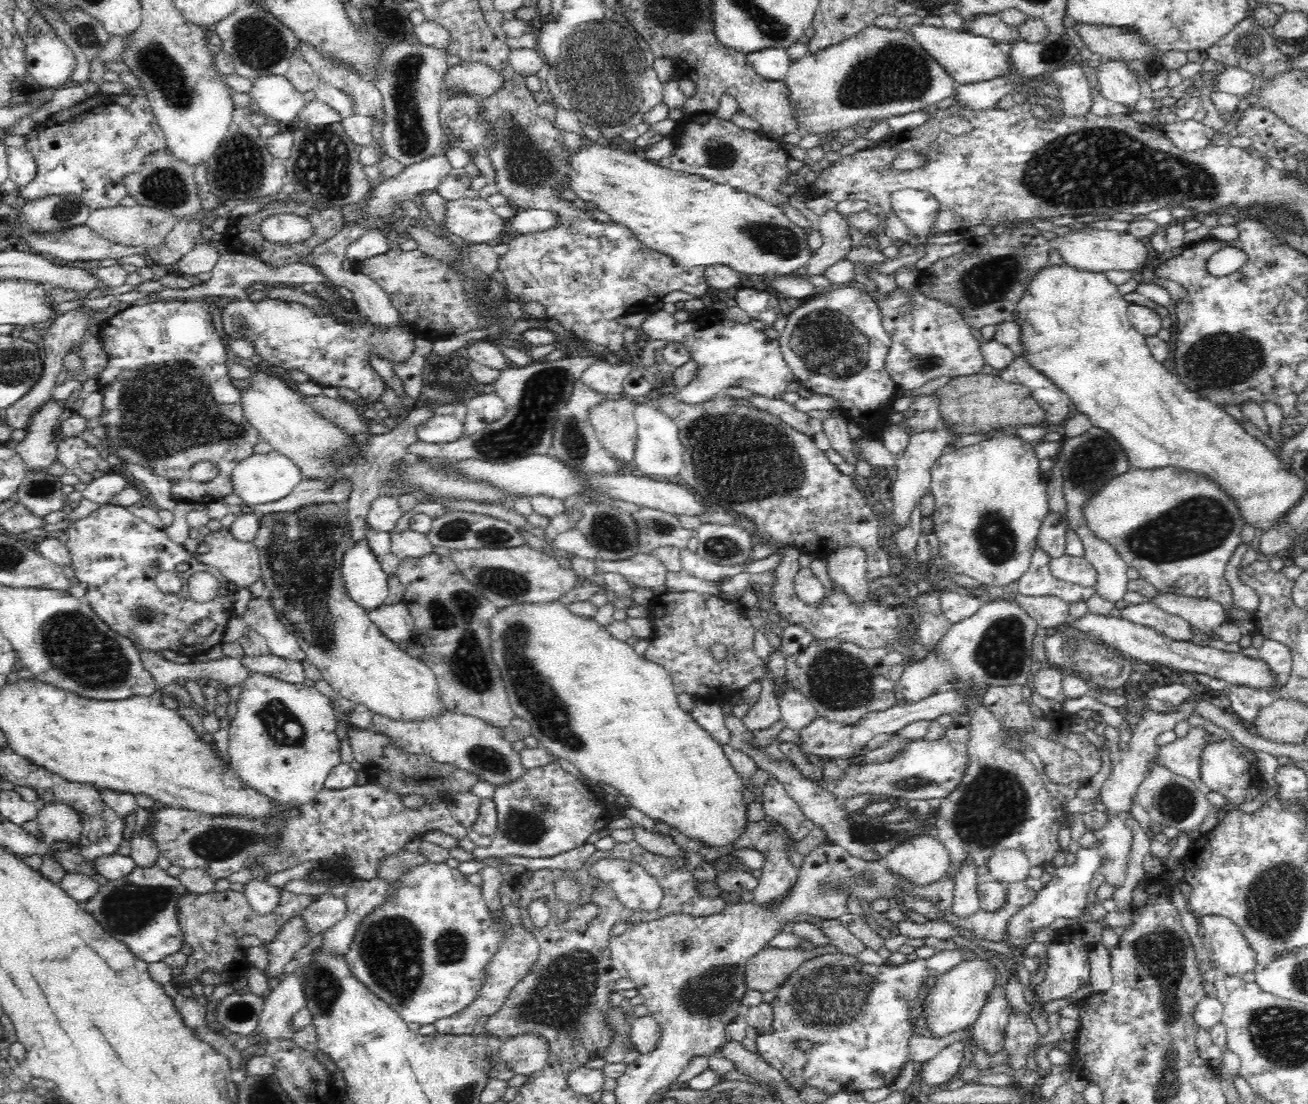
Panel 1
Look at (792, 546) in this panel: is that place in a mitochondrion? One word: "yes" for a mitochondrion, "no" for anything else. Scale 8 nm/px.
no

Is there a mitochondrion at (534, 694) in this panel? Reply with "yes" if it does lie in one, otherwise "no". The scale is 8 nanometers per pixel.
yes

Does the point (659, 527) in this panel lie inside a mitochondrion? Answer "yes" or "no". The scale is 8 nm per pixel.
yes

